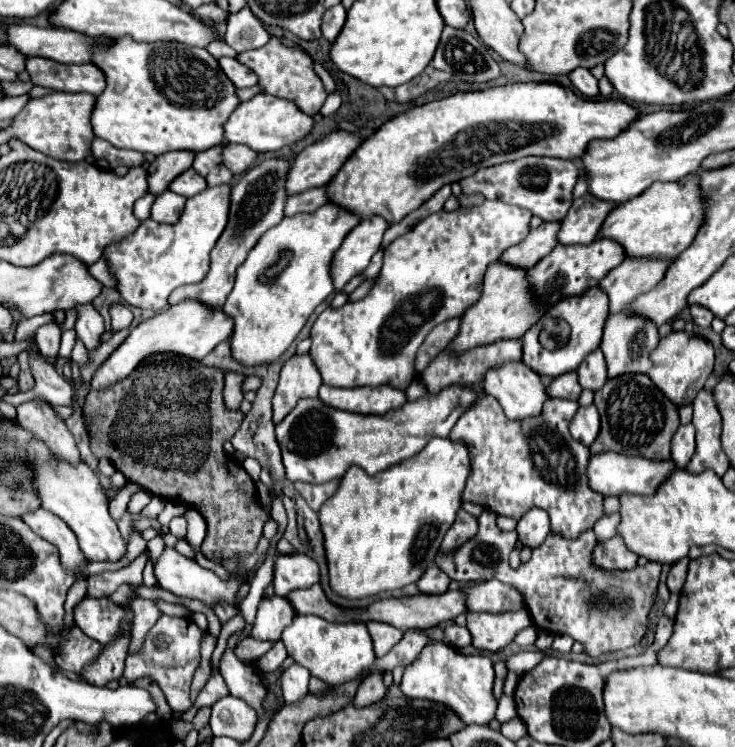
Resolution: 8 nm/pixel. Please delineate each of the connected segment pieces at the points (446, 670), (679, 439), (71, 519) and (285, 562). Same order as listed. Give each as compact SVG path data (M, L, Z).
M432 641L410 663L402 677L402 693L410 699L428 699L452 709L464 725L490 723L496 715L498 701L494 697L494 663L484 655L466 655L452 645Z
M688 423L688 425L680 425L672 439L672 459L674 459L674 463L678 463L680 469L684 469L686 463L690 461L690 457L694 455L694 449L696 449L694 435L696 435L694 425Z
M2 425L2 435L16 439L18 447L24 447L30 453L32 469L36 473L34 483L42 495L42 507L58 515L68 523L68 527L76 533L78 543L86 555L88 561L108 561L118 563L126 555L126 541L122 539L116 521L108 513L108 499L104 497L102 485L96 477L96 473L86 465L78 463L76 467L56 461L54 455L50 455L48 447L44 443L38 443L28 431L24 431L20 425Z
M280 555L274 563L274 591L286 597L292 591L320 583L320 567L308 555Z

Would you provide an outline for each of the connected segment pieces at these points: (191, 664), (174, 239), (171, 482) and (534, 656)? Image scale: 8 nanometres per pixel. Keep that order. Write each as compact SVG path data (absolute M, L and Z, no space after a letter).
M160 615L156 625L148 631L146 641L142 649L126 659L126 671L124 677L134 683L140 677L150 677L154 679L160 689L166 695L168 705L172 711L180 713L192 707L190 703L190 681L194 677L194 671L198 669L201 660L201 642L206 635L192 619L188 617L170 617L170 615Z
M226 185L208 187L186 201L178 223L164 225L146 219L126 239L110 243L104 249L104 257L116 281L116 291L128 305L160 311L168 305L168 297L174 289L200 283L206 277L210 251L228 221L228 195L230 191L226 191Z
M152 355L150 359L146 359L142 365L138 365L124 381L120 381L118 385L106 389L106 391L90 391L86 395L86 401L84 401L84 407L82 407L82 417L84 417L84 427L88 431L88 437L90 437L90 449L92 453L100 459L100 457L106 457L112 461L112 465L116 467L116 471L120 471L128 481L132 483L138 483L140 487L144 487L148 493L164 499L164 501L172 501L172 503L182 503L186 507L192 507L196 509L204 521L206 521L206 537L204 537L204 543L202 543L202 553L204 557L208 557L210 561L214 563L222 563L226 559L232 559L232 557L246 557L246 555L252 555L258 547L258 541L262 537L262 527L268 519L268 515L262 511L260 507L260 499L258 499L258 493L256 493L256 485L252 483L250 475L242 469L242 465L236 463L236 475L230 473L230 467L228 467L228 461L230 457L226 455L224 451L224 443L238 431L240 427L240 421L244 419L244 415L240 411L226 411L224 409L224 401L222 401L222 387L224 387L224 373L220 369L214 369L214 367L204 367L200 361L192 361L192 359L182 359L180 355Z
M520 651L520 653L512 655L512 657L506 661L506 665L508 665L510 671L522 675L522 673L530 671L534 665L538 665L544 657L548 657L548 655L542 653L542 651Z

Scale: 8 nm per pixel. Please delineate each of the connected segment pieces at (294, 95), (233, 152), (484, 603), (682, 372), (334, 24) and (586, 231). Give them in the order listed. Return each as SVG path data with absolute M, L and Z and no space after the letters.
M270 39L268 45L264 45L260 49L240 53L238 61L244 63L246 67L250 67L258 75L260 85L264 87L264 93L290 99L300 107L300 111L306 111L310 116L316 115L326 101L326 89L324 89L320 77L312 69L310 55L306 55L304 51L288 49L282 43L278 43L276 39Z
M228 143L224 147L224 163L226 167L234 173L234 175L242 175L246 173L256 161L260 159L258 151L252 151L246 145L238 145L238 143Z
M493 579L476 583L470 587L460 589L466 597L468 611L488 611L488 613L500 613L500 611L516 611L522 609L522 597L514 587L504 583L493 583Z
M672 331L670 335L660 339L658 347L650 353L650 361L652 361L652 367L648 375L650 379L654 379L654 385L670 401L674 401L674 405L686 405L694 401L698 391L704 387L706 379L712 375L714 349L712 349L712 343L702 337L688 335L684 331Z
M342 5L330 7L330 11L326 11L326 17L322 21L322 35L328 41L334 41L340 35L344 23L346 23L346 9Z
M592 195L574 199L568 215L560 221L558 243L560 245L588 245L594 241L598 227L602 227L606 215L610 213L610 203L602 203Z

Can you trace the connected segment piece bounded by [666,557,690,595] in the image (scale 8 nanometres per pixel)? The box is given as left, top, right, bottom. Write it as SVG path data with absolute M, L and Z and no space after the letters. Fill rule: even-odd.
M686 557L686 559L680 559L678 563L672 565L672 569L670 569L670 573L668 573L668 581L666 581L670 593L676 593L676 595L680 593L680 589L682 589L682 585L684 585L684 579L686 579L688 563L690 563L690 559Z

